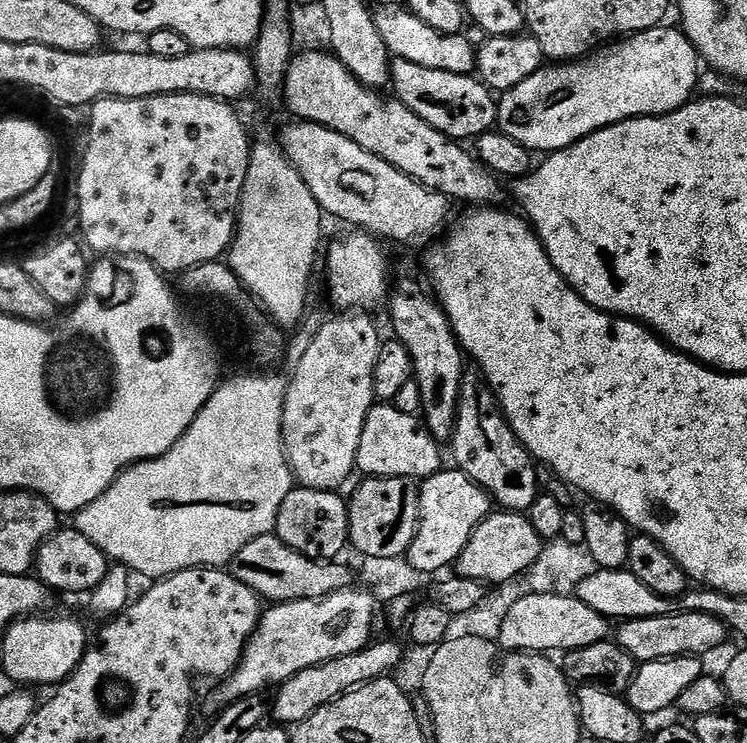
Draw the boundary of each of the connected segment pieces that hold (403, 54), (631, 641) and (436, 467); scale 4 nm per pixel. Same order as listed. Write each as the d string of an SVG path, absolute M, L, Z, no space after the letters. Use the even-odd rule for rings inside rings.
M407 7L376 8L374 15L378 34L382 34L382 42L386 42L388 55L406 62L414 62L417 66L426 66L429 70L446 70L446 74L462 74L470 76L476 72L477 45L467 40L467 35L442 34L434 30L434 26L426 26L422 18L409 12Z
M671 612L665 616L651 616L637 620L625 620L615 629L614 640L622 650L631 654L640 664L655 660L672 660L675 656L704 658L707 652L723 646L730 640L728 628L718 618L701 612Z
M376 402L373 403L370 414L366 414L366 426L362 426L356 472L368 478L393 476L423 482L427 476L441 471L440 448L441 441L428 433L428 427L419 415L404 413L392 402Z

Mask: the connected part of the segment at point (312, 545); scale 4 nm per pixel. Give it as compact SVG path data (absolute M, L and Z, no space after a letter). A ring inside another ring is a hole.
M293 487L290 494L286 494L286 502L282 502L282 510L278 510L278 518L276 519L275 536L282 542L286 542L286 546L290 546L290 550L298 550L298 554L308 556L312 560L331 560L335 561L344 552L344 547L349 547L348 538L348 500L340 497L339 491L333 490L314 490L313 488Z

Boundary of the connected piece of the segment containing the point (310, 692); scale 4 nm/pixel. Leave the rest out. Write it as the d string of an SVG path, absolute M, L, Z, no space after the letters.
M384 640L381 644L369 643L362 652L346 654L342 658L334 658L330 662L322 662L318 666L310 666L310 670L302 670L294 674L294 678L284 681L275 689L276 701L270 704L270 716L277 725L299 726L306 723L322 706L334 702L339 696L368 684L372 680L385 679L400 664L404 656L404 648L396 640Z

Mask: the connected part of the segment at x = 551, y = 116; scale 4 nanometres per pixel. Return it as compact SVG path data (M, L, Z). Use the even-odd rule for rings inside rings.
M668 27L651 28L634 36L617 39L581 59L545 66L526 78L526 82L518 82L514 90L499 97L496 109L499 131L512 136L514 142L522 142L522 146L533 153L544 154L557 148L569 148L583 136L623 120L636 120L640 116L665 116L667 112L678 110L693 99L696 75L702 69L702 64L695 46L683 31L679 27Z

